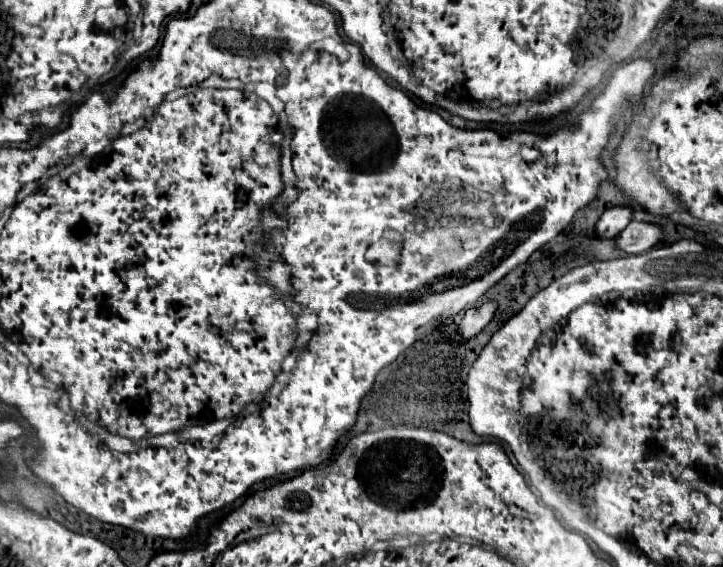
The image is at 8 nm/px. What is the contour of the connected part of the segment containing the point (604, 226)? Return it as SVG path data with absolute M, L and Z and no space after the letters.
M624 206L606 210L606 212L600 216L600 220L596 222L596 228L594 228L596 236L598 236L598 238L604 238L604 240L616 238L616 236L628 226L630 216L632 216L630 208L624 208Z

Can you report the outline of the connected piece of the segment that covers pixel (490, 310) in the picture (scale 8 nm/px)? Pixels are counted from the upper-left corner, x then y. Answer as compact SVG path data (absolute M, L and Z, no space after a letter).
M486 300L480 306L474 306L474 308L466 310L464 320L460 324L460 334L464 338L472 338L474 334L478 334L492 320L496 308L498 308L496 300Z

